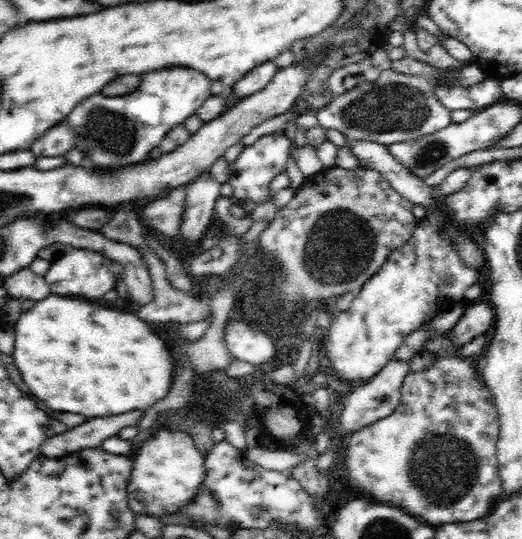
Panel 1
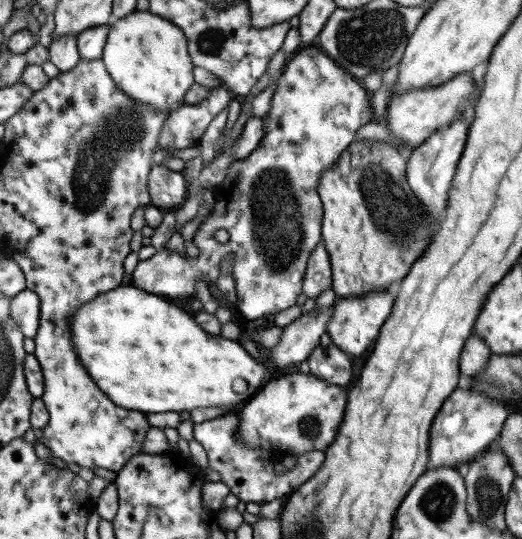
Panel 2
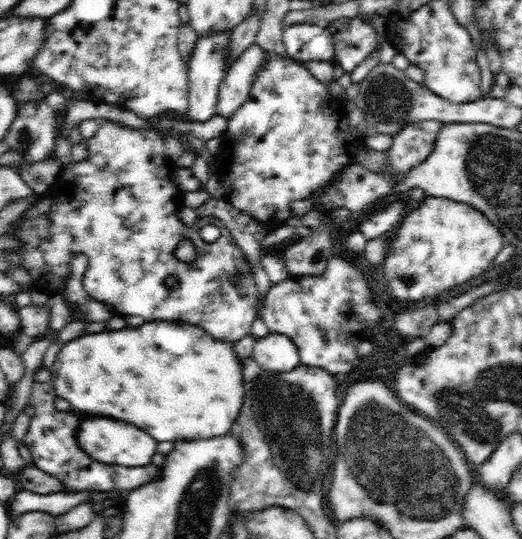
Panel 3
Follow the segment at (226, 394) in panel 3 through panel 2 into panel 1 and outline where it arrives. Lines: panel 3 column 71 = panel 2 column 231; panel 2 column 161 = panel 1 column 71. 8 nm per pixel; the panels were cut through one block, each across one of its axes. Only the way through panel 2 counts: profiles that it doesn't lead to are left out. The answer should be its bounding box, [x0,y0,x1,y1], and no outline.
[14,295,177,418]

